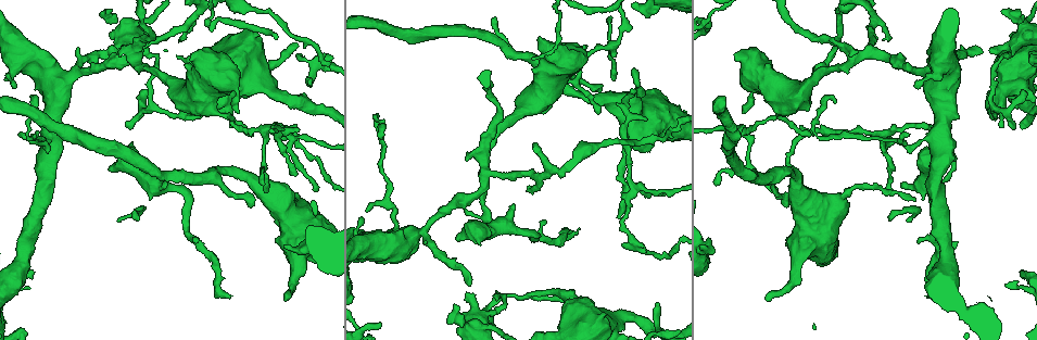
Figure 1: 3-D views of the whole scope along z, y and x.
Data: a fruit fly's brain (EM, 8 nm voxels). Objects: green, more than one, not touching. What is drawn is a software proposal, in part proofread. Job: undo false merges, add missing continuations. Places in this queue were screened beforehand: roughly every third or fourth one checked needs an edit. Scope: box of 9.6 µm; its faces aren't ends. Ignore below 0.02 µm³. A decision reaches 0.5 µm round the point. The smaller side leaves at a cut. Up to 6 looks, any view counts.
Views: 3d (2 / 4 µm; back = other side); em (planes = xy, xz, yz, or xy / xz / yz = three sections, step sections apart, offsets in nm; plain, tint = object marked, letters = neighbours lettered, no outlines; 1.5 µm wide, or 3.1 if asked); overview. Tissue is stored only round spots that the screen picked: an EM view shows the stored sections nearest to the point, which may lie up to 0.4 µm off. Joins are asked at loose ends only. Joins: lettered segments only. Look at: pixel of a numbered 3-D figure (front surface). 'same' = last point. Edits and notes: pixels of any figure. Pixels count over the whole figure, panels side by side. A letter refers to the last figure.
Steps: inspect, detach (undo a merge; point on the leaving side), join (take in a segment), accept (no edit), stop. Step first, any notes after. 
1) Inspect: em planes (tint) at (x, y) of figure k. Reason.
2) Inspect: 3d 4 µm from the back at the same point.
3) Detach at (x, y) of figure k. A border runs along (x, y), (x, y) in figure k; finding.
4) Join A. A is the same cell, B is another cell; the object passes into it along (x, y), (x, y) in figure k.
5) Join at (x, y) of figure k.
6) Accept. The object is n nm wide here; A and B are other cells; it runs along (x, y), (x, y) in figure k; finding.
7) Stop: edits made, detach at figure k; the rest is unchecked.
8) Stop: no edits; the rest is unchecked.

Inspect: 3d 4 µm at (994, 98) of figure 1. Thick turns thin.

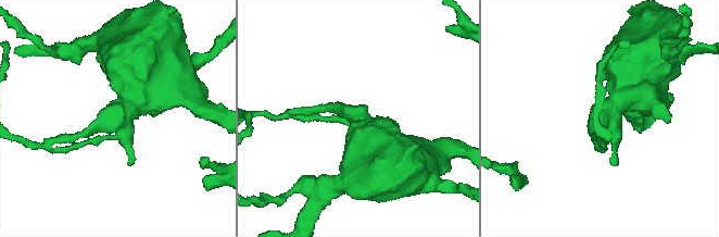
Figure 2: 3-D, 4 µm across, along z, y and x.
Inspect: em yz step 8 (tint) at (606, 113) of figure 2.

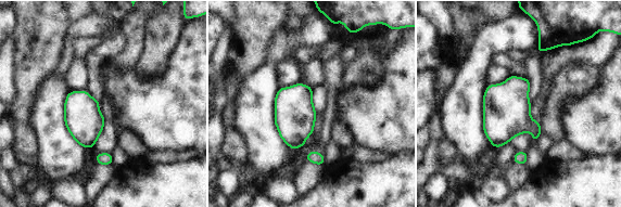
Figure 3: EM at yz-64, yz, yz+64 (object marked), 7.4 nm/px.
Inspect: em yz step 8 (letters) at the same point. See the neighbours.

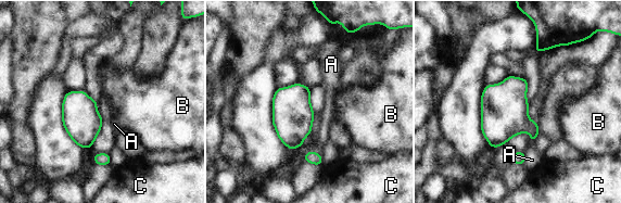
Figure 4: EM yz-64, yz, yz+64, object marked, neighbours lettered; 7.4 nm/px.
Accept. A, B and C are other cells; a border runs along (524, 153), (524, 162), (522, 164) in figure 4; continuous, no second neuron.

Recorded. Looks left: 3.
Inspect: 3d 4 µm at (993, 107) of figure 1. Three arms meet.

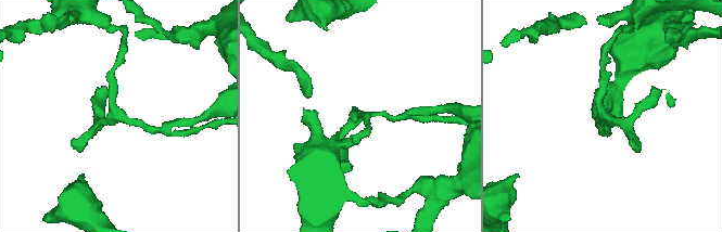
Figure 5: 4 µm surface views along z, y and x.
Inspect: em planes (letters) at (605, 114) of figure 5. Need the tissue.

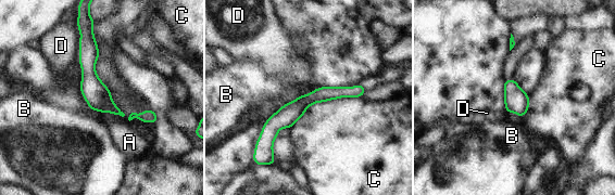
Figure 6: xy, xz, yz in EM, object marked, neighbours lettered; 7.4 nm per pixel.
Accept. A, B, C and D are other cells; a border runs along (360, 96), (312, 103), (290, 128) in figure 6; all the same neuron.

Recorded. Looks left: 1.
Inspect: em planes (letters) at (179, 40) of figure 1. Free end.

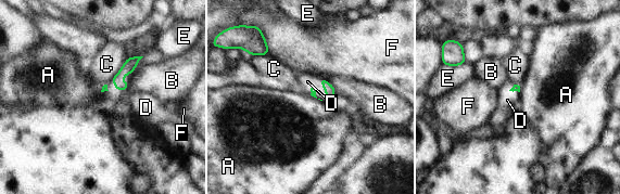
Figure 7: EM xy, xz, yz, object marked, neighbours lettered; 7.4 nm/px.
Join D. The longest contact is with C, 220 nm; D is the same cell, A, B, C, E and F are other cells; the neuron continues.

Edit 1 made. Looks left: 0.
Stop: edits made, join at figure 7; the rest is unchecked.

